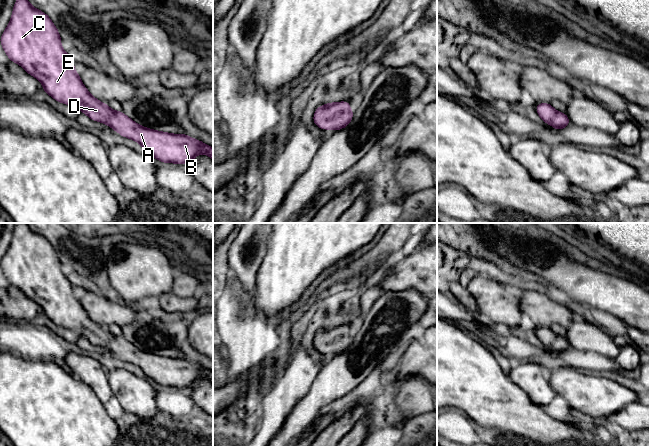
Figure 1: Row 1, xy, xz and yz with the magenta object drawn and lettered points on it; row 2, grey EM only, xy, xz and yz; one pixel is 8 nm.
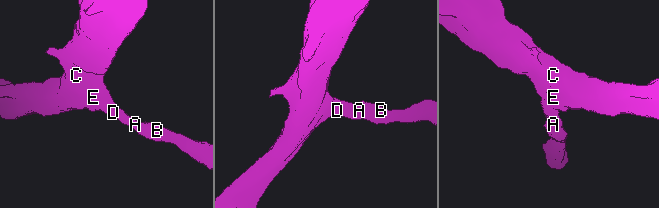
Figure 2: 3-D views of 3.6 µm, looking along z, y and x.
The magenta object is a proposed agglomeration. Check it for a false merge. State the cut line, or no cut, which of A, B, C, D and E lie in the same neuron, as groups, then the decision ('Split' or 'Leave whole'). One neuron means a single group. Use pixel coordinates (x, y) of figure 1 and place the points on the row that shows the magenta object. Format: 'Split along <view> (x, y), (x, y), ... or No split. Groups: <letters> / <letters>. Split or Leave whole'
No split. Groups: A B C D E. Leave whole

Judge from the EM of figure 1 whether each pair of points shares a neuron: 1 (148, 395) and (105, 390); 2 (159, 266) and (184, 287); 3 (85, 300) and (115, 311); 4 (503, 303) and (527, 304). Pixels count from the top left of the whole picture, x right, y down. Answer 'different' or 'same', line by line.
1: different
2: different
3: same
4: different

